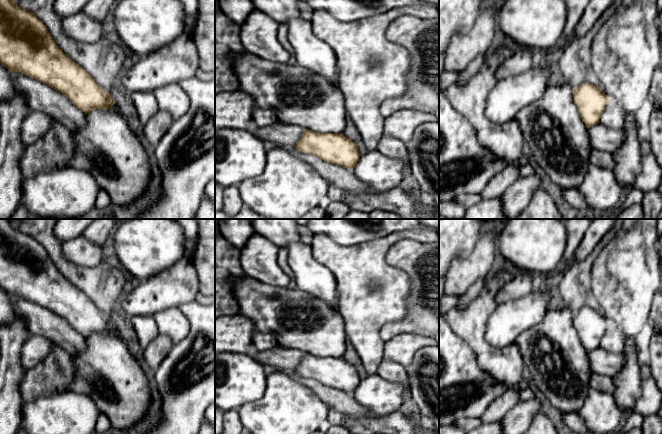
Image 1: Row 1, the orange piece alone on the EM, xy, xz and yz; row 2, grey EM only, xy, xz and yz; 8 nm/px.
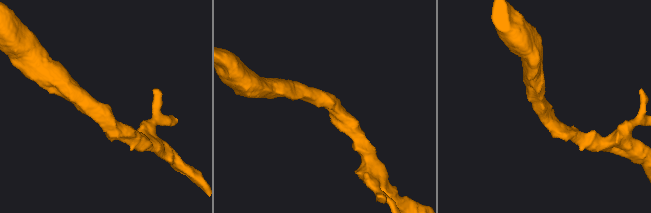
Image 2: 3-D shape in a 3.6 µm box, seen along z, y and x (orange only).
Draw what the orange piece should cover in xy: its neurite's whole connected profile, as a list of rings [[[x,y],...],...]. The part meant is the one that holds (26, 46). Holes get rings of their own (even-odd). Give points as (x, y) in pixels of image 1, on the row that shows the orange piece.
[[[0,0],[0,63],[10,72],[19,72],[36,79],[65,95],[85,115],[94,109],[110,109],[116,100],[104,91],[95,80],[57,45],[47,27],[34,13],[19,7],[13,0]]]

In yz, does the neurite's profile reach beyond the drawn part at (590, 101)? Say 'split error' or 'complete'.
split error

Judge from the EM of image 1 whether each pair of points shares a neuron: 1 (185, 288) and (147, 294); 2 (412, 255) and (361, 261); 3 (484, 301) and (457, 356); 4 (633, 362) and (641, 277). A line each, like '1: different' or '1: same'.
1: same
2: different
3: different
4: same

